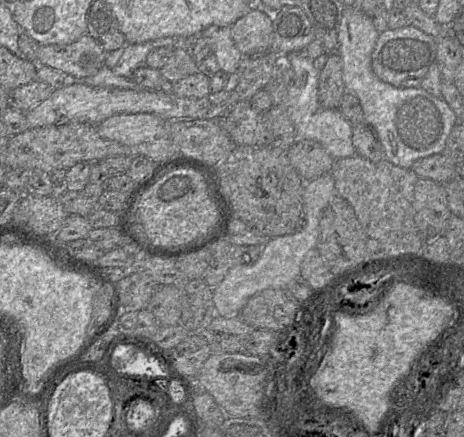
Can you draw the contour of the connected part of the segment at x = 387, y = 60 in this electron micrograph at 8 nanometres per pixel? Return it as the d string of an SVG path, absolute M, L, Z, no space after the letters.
M407 25L379 35L372 54L372 69L379 79L394 87L420 87L430 66L435 63L436 55L437 39L414 26Z

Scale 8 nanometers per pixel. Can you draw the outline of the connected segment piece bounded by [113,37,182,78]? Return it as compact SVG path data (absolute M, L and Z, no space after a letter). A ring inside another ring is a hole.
M165 37L143 43L126 44L123 55L113 70L119 76L130 78L136 69L145 65L146 58L151 51L161 47L176 47L181 41Z

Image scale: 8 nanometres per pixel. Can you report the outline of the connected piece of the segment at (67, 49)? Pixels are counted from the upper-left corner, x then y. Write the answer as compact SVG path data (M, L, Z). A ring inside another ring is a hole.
M89 34L67 45L40 45L37 64L66 73L74 80L97 74L105 66L106 52Z

